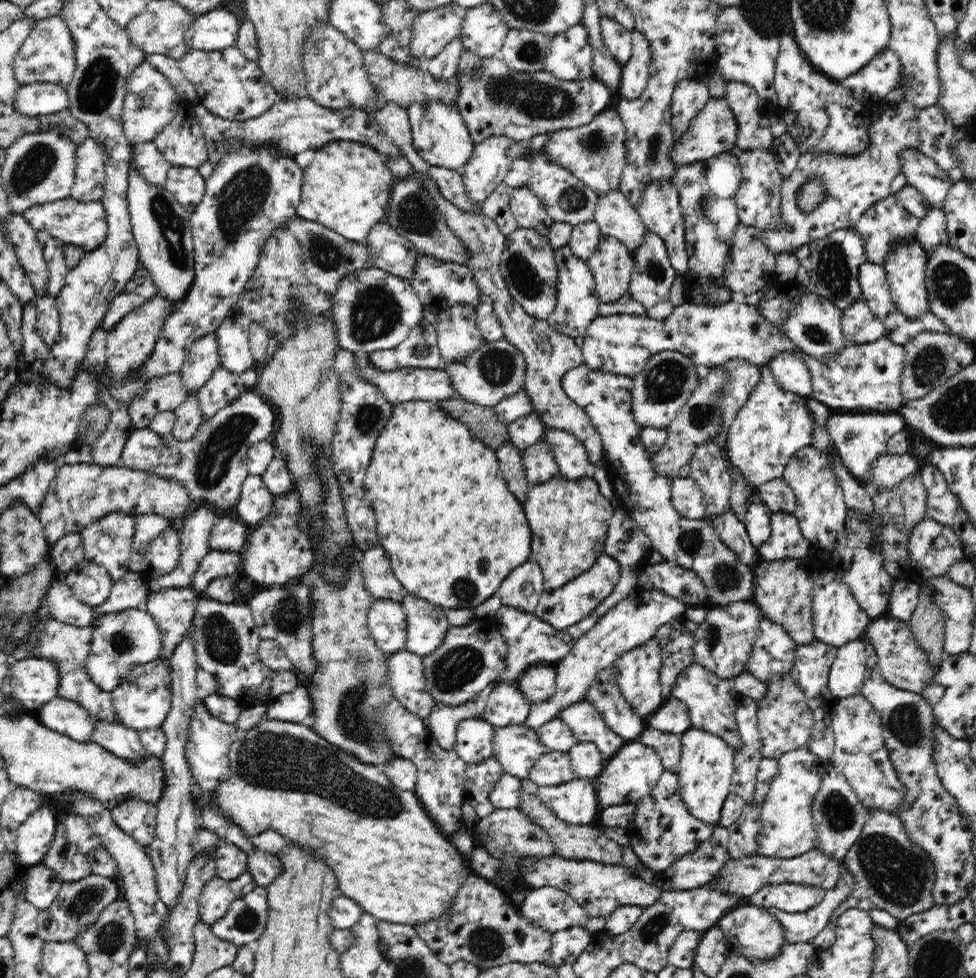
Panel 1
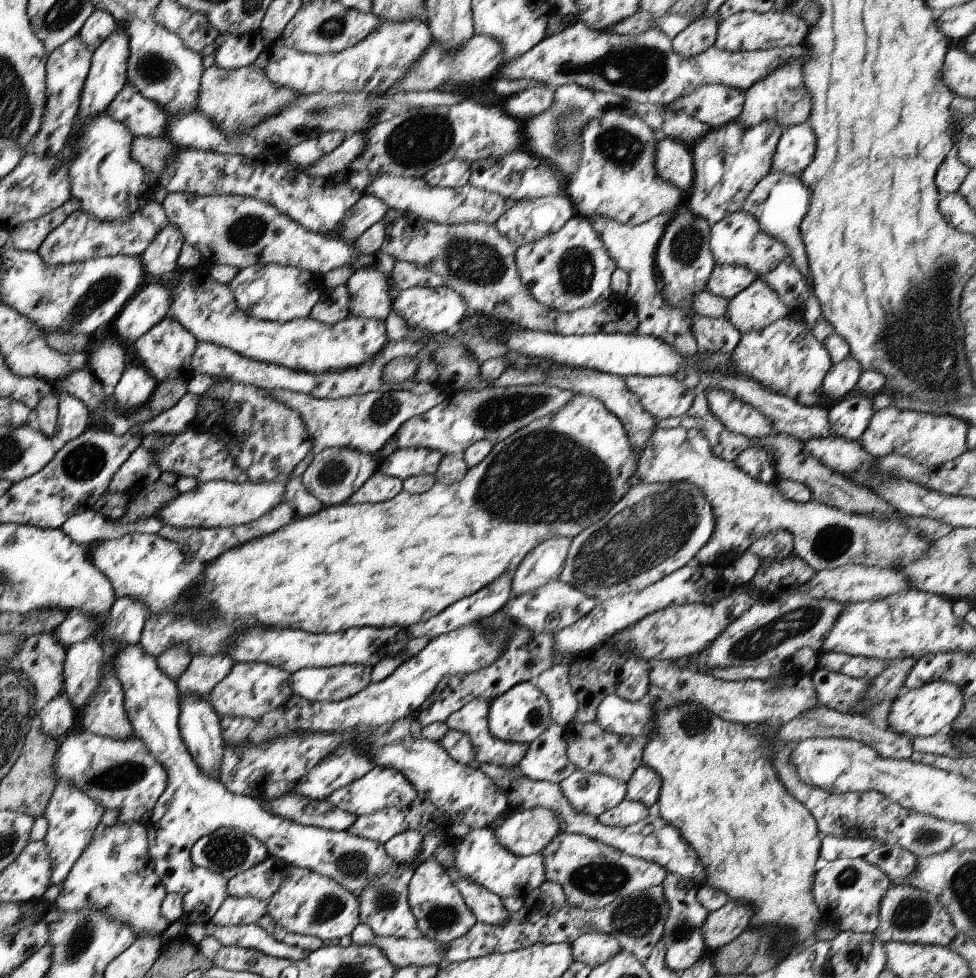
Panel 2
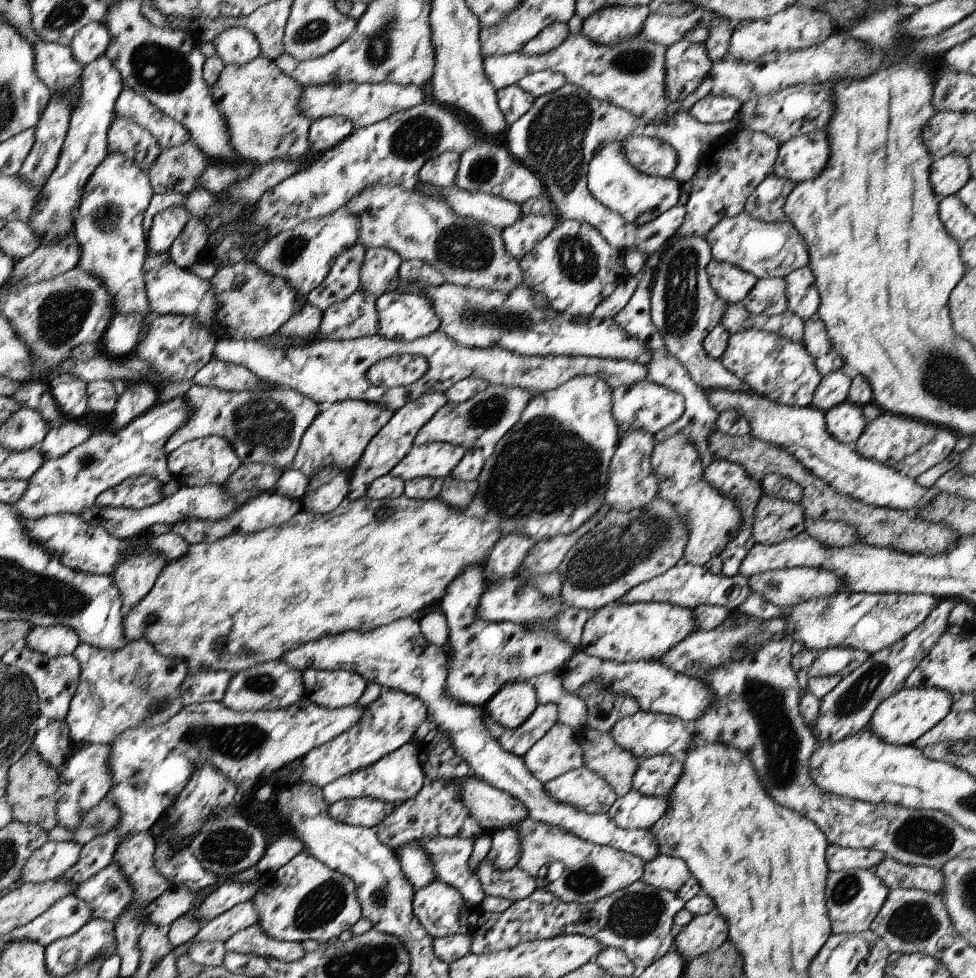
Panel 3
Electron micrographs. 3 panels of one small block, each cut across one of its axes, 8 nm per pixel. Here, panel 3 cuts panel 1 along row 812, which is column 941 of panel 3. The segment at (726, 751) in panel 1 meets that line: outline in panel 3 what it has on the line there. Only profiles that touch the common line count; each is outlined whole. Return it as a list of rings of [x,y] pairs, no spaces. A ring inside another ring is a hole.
[[[929,687],[903,688],[882,700],[871,713],[870,731],[879,741],[892,745],[913,744],[925,731],[933,728],[950,710],[951,699],[945,691]]]

